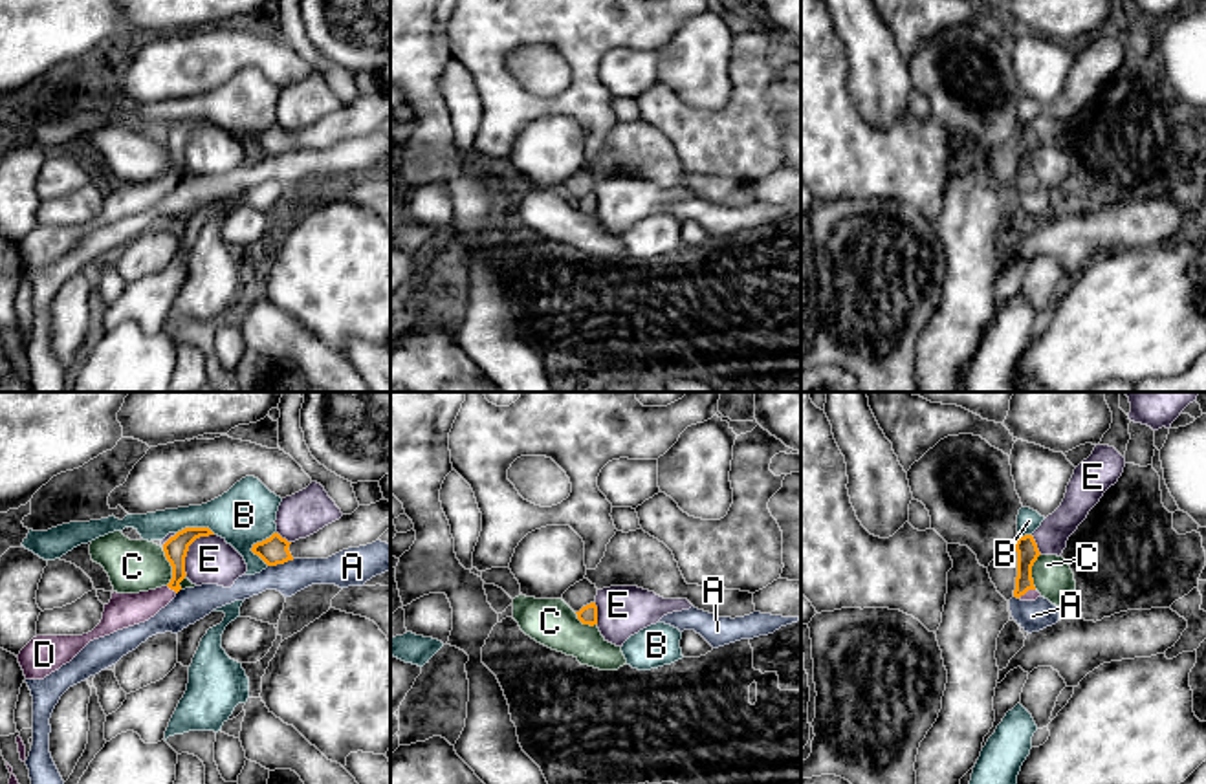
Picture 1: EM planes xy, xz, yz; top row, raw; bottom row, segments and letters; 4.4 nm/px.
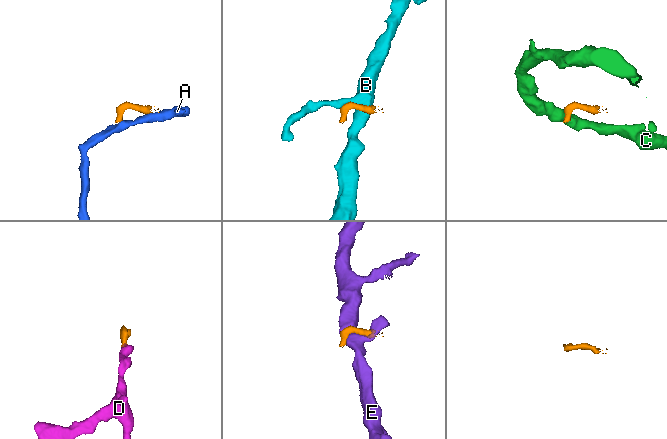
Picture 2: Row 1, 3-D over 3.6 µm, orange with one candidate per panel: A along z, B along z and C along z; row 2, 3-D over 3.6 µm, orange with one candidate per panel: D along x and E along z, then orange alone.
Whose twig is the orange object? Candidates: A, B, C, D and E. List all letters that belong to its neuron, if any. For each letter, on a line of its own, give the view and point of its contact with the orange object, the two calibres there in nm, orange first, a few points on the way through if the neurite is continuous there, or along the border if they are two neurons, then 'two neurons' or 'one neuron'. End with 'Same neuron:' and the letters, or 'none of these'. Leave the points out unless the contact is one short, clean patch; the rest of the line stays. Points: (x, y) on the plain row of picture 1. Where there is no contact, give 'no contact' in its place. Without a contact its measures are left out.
A: contact xy (281, 152); calibres 120 and 140 nm; two neurons
B: contact xy (255, 134); calibres 120 and 260 nm; two neurons
C: contact xy (171, 154); calibres 100 and 220 nm; border xy (162, 138), (171, 156), (171, 171), (167, 174); two neurons
D: contact xy (173, 178); calibres 100 and 150 nm; way xy (176, 136), (176, 169), (173, 178), (142, 196), (123, 200); one neuron
E: contact xy (187, 138); calibres 100 and 200 nm; two neurons
Same neuron: D

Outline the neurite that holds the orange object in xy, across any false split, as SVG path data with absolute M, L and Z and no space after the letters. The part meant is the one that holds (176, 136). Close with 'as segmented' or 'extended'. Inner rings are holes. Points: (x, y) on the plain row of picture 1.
M185 117L163 134L167 150L172 156L172 169L167 176L139 183L112 183L104 194L101 212L82 225L37 225L16 245L26 269L44 269L62 255L70 253L90 231L110 225L117 220L139 214L154 207L181 180L185 169L185 147L189 136L214 125L209 117Z; extended

